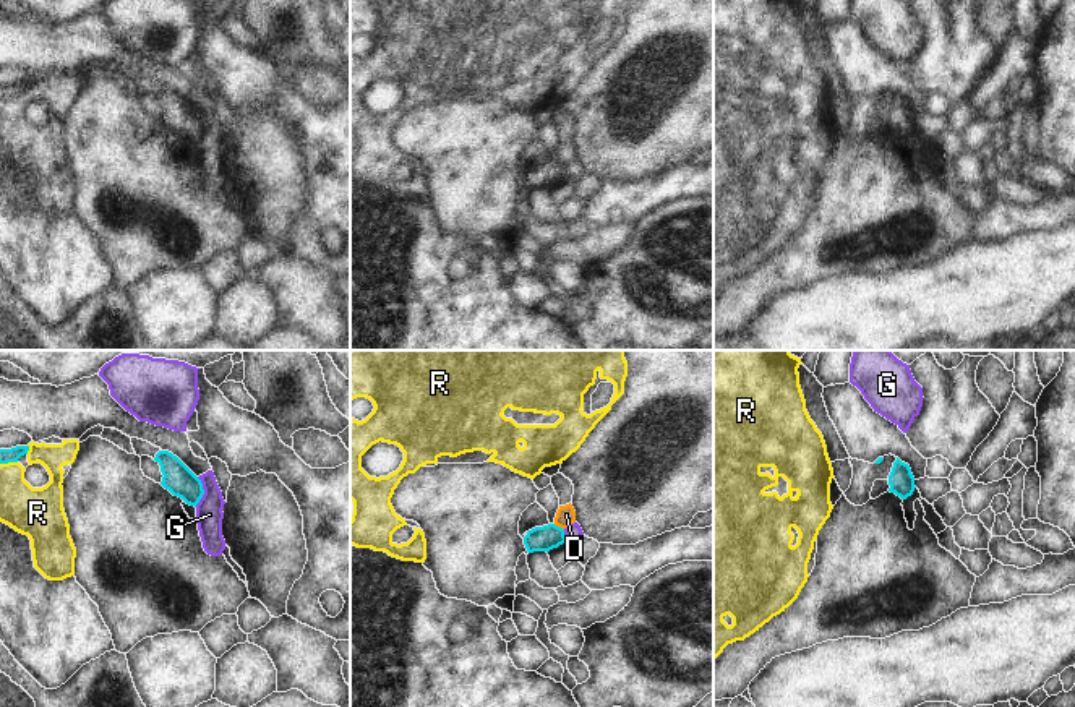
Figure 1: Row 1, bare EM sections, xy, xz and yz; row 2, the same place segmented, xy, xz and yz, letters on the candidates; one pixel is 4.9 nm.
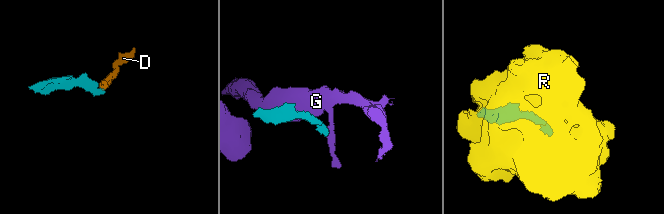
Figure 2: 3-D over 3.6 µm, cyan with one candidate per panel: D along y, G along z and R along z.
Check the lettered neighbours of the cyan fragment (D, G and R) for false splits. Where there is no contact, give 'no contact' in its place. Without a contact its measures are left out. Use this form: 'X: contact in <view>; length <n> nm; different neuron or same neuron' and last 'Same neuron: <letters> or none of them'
D: contact in xz; length 60 nm; different neuron
G: contact in xy; length 150 nm; different neuron
R: contact in xy; length 50 nm; different neuron
Same neuron: none of them

